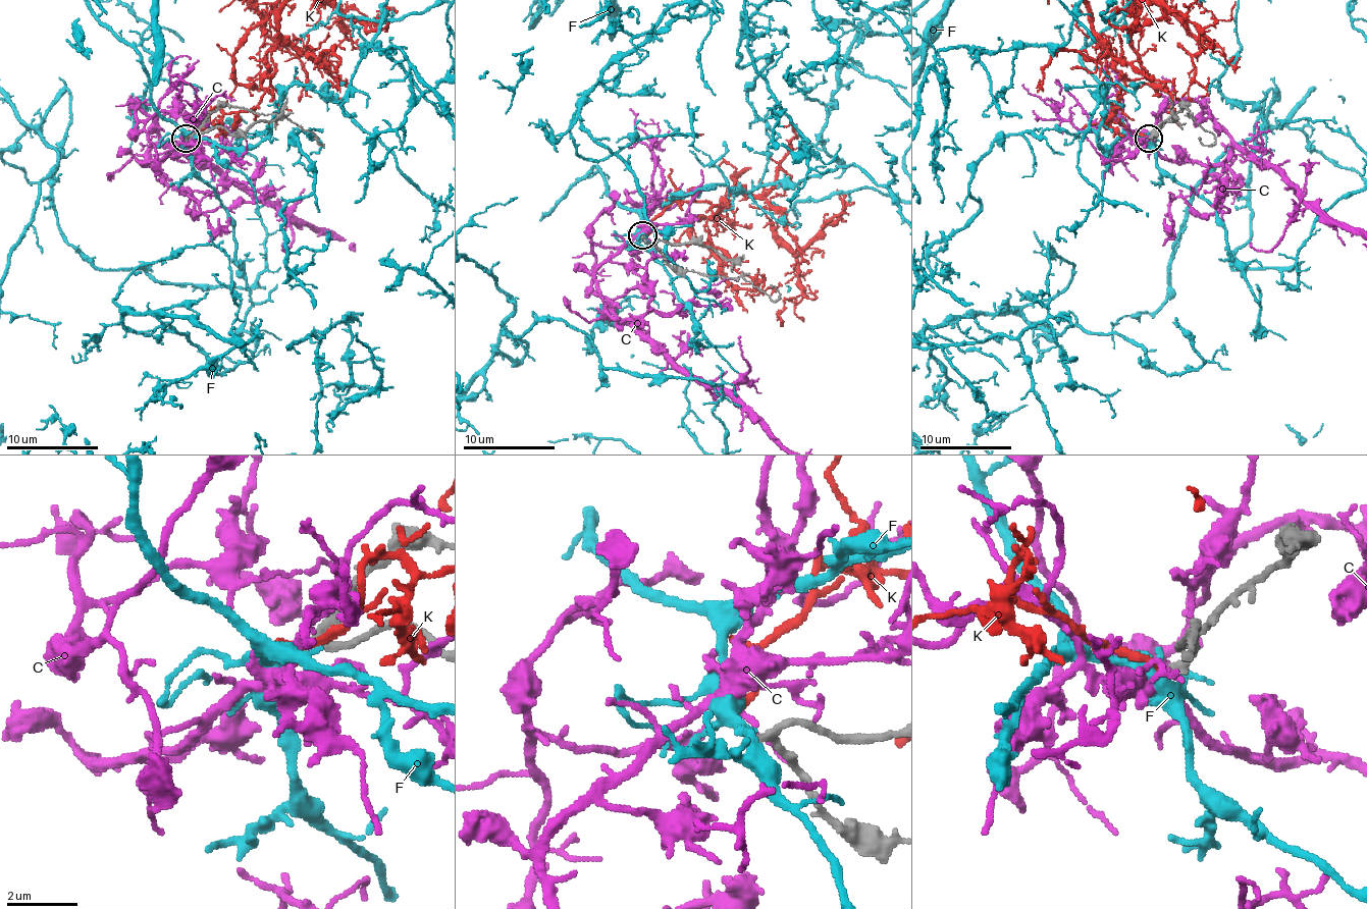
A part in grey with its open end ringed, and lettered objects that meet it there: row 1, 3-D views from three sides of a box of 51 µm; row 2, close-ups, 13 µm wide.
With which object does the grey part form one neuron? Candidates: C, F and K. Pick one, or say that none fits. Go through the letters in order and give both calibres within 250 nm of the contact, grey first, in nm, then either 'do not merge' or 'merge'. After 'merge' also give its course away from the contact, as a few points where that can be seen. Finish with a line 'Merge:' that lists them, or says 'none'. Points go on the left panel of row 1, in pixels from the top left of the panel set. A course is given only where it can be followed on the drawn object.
C: 220/320 nm | do not merge
F: 200/440 nm | do not merge
K: 200/160 nm | do not merge
Merge: none

